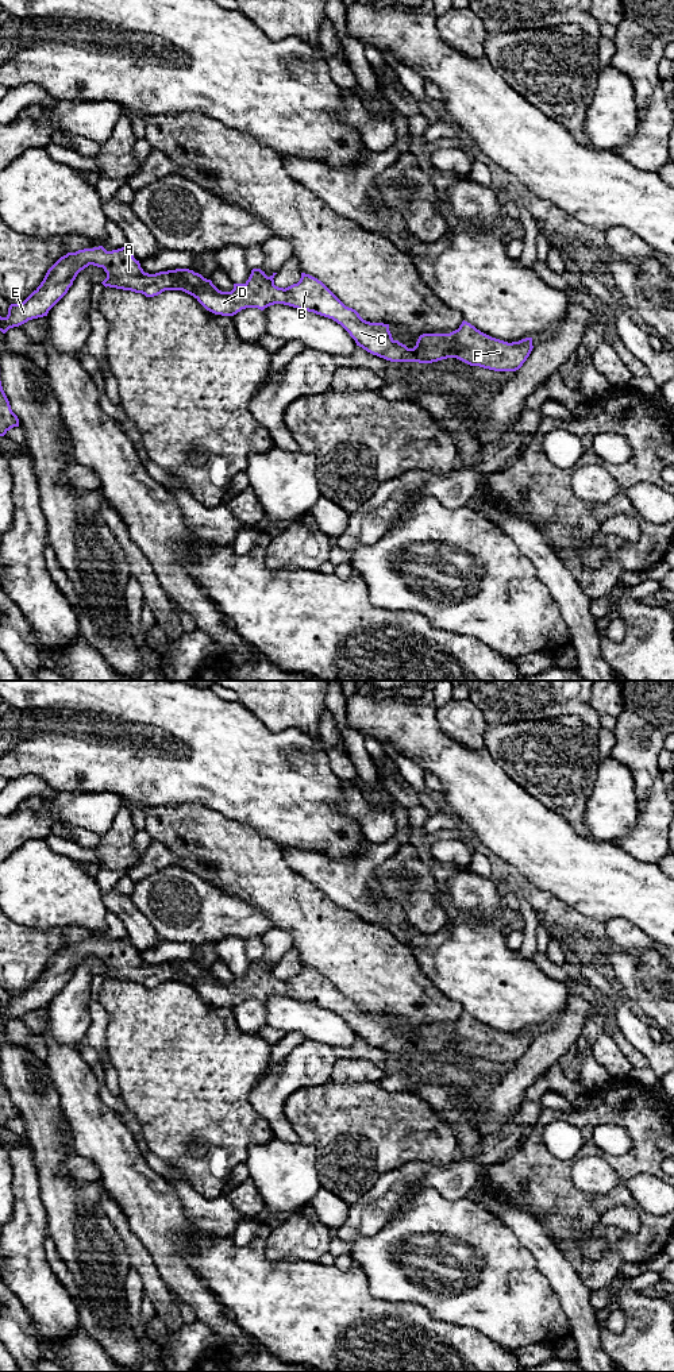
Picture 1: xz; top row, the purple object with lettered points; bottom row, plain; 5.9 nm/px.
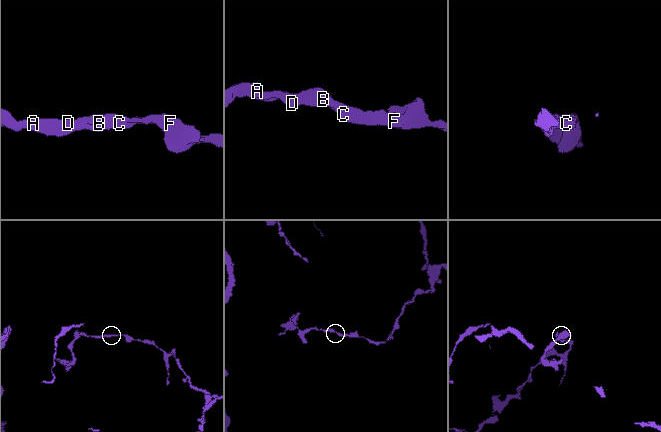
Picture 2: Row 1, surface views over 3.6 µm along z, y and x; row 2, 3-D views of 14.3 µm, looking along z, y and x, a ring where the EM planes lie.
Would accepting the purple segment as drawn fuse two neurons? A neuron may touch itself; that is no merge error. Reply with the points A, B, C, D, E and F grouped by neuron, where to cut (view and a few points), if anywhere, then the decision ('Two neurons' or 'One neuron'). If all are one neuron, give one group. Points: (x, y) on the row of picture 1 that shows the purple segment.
Groups: A B C D E F. No split. One neuron

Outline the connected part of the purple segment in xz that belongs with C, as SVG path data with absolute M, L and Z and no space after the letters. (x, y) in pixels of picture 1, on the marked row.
M99 246L68 253L61 257L47 270L41 285L23 302L11 304L8 315L5 317L0 316L0 331L5 334L9 328L19 327L28 320L47 316L49 311L68 293L77 274L89 265L104 269L107 278L101 284L105 288L131 290L142 293L146 297L158 296L165 290L182 290L193 296L207 311L215 315L234 316L246 308L263 311L274 304L284 304L301 311L313 312L340 324L355 340L357 346L390 362L432 363L447 358L457 358L470 366L479 366L494 371L516 371L523 366L534 348L532 338L508 343L481 332L465 320L458 329L450 334L423 334L419 336L416 346L408 348L405 344L392 338L389 324L363 320L355 309L346 307L321 281L309 274L301 273L301 278L297 284L284 289L274 285L273 278L277 273L267 277L261 269L253 269L244 284L234 284L231 292L222 292L211 280L189 269L176 269L155 274L145 273L139 261L134 258L127 246L112 251L107 251L103 246Z

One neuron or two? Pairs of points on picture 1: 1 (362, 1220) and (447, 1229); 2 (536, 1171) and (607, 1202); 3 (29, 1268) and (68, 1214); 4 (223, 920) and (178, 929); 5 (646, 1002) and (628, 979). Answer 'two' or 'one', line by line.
1: two
2: one
3: two
4: one
5: one

